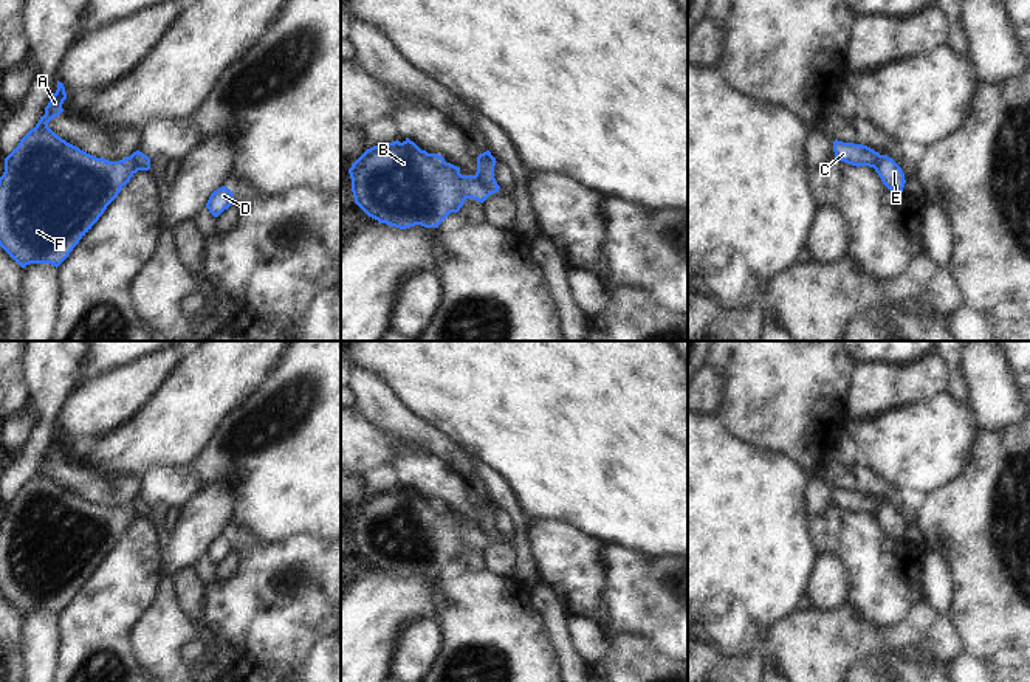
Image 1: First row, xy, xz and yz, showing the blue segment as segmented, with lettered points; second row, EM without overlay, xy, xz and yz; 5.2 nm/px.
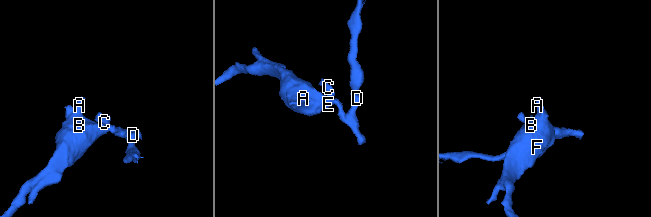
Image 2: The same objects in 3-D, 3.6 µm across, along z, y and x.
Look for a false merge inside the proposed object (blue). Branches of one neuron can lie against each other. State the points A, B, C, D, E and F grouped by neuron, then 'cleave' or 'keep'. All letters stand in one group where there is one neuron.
A B E F / C D | cleave

